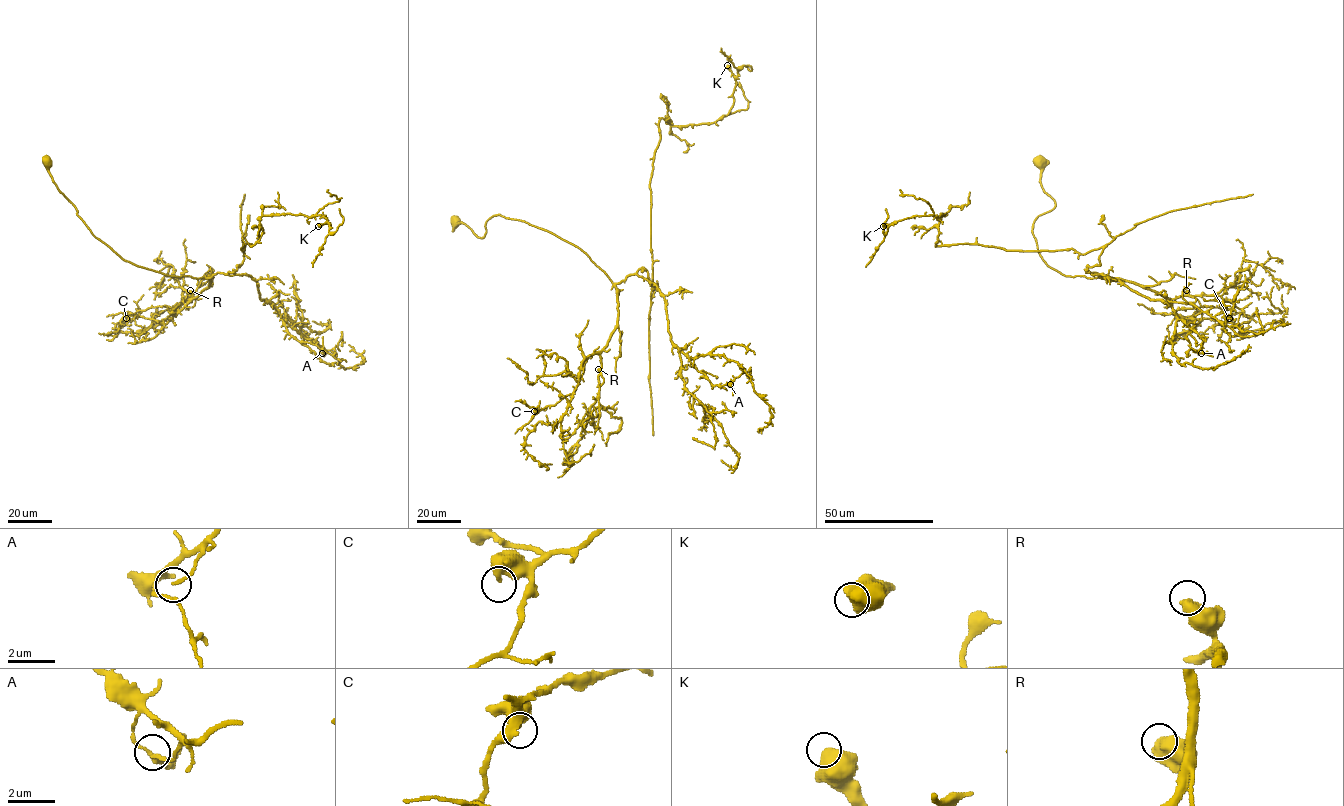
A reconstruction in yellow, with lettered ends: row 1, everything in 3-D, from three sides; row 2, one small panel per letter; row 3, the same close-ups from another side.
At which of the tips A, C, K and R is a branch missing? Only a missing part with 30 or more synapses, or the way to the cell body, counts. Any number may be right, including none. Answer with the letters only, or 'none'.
R

